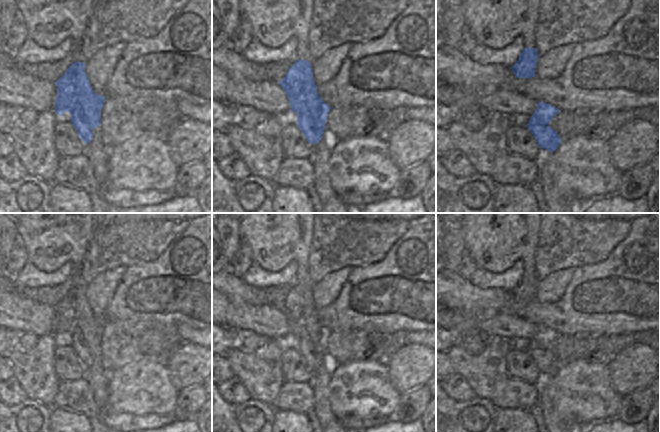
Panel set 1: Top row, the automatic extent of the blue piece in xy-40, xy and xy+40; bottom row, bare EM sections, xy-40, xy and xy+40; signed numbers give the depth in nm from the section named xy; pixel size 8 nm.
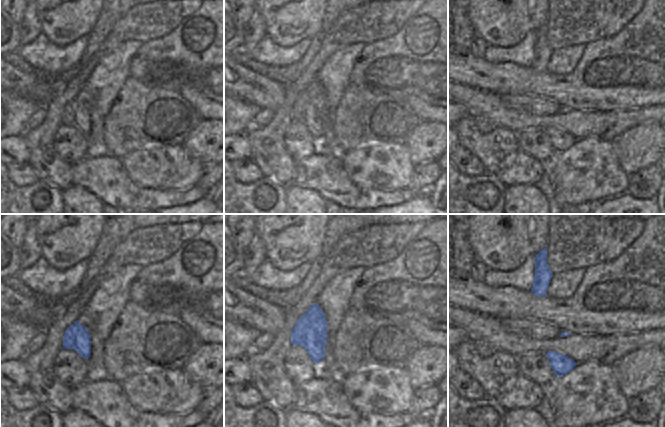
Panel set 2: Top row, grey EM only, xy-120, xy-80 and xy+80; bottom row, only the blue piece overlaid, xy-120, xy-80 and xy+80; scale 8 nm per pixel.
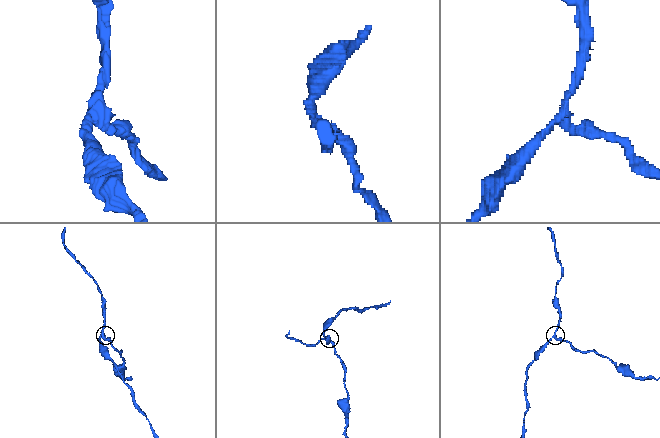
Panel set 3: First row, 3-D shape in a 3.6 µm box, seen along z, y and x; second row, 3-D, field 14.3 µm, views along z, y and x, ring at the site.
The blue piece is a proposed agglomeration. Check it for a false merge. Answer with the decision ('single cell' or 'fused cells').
fused cells

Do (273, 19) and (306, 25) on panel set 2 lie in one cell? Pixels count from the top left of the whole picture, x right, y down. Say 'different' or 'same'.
same

